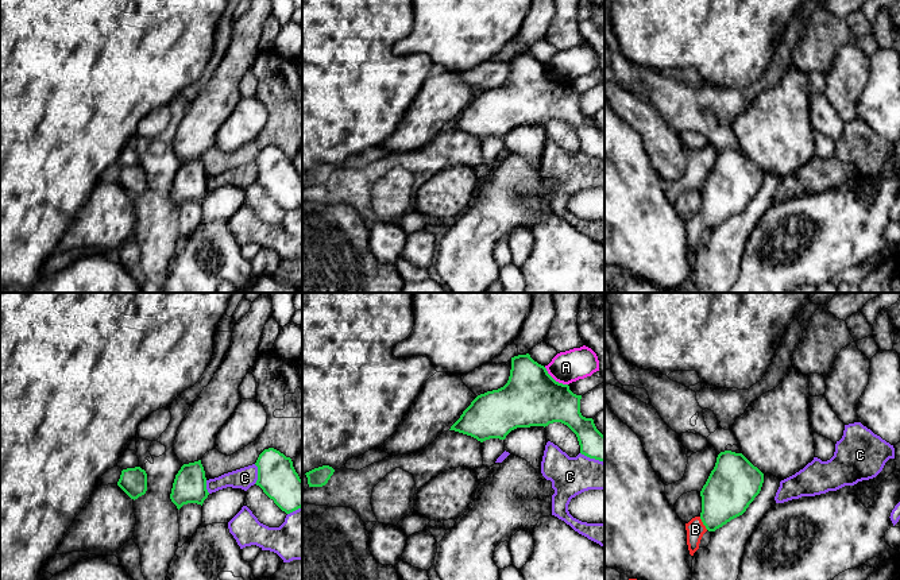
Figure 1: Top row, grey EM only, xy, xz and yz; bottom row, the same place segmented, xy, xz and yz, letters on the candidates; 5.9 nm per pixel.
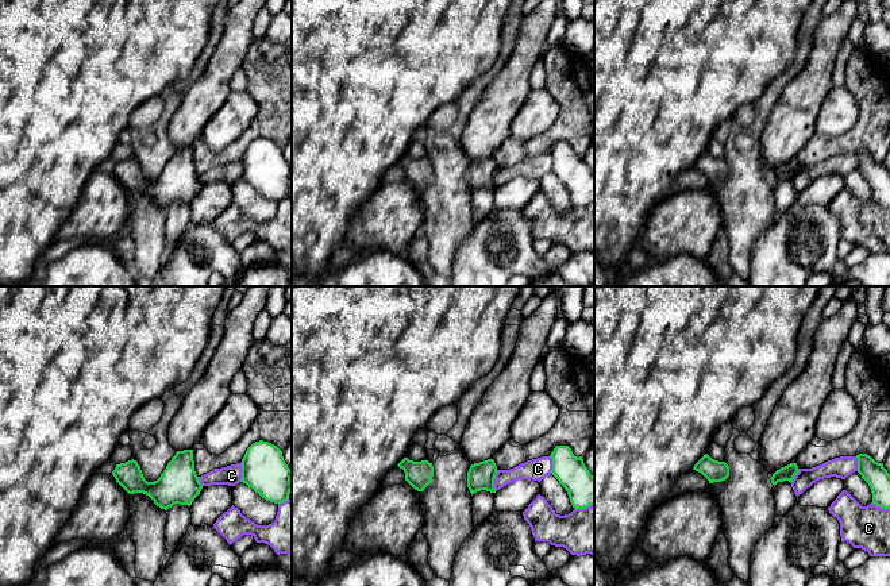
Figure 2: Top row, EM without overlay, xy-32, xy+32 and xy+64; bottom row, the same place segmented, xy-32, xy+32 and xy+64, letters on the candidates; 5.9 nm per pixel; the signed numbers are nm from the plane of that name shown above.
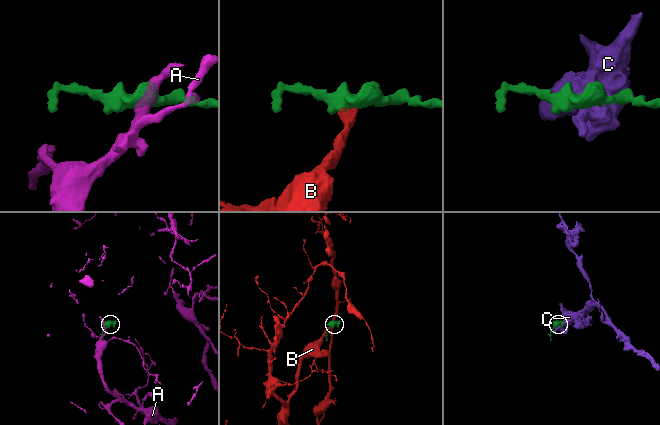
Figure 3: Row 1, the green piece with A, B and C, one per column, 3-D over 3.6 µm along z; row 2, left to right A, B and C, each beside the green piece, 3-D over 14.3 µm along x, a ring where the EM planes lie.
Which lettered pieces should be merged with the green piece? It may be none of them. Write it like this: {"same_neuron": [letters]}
{"same_neuron": ["B"]}

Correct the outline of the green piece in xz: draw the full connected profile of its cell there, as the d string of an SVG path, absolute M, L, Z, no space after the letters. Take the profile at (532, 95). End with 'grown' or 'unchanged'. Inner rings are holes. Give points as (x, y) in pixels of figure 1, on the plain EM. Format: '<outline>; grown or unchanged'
M529 51L518 53L511 55L507 81L498 88L478 93L449 128L483 140L490 136L505 138L517 125L545 125L549 121L561 120L576 132L582 152L604 161L604 134L596 127L592 116L582 113L580 97L582 93L573 92L568 82L556 80Z; unchanged

